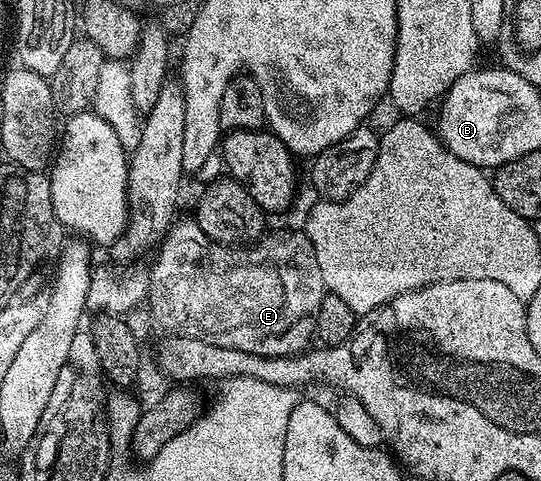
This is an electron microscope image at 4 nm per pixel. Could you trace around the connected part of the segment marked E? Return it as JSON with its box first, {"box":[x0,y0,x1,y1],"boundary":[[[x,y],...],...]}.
{"box":[148,218,324,356],"boundary":[[[190,218],[190,220],[182,221],[179,219],[171,224],[169,231],[166,232],[157,247],[157,250],[159,249],[158,258],[154,266],[149,269],[148,305],[150,304],[150,312],[154,315],[155,322],[163,328],[161,331],[172,336],[200,338],[200,342],[212,342],[212,346],[228,346],[232,350],[244,350],[248,354],[260,354],[261,356],[296,356],[300,352],[307,351],[315,339],[314,323],[316,314],[320,314],[320,302],[324,295],[320,266],[316,266],[316,254],[312,250],[312,242],[306,237],[305,231],[272,232],[263,235],[261,240],[249,246],[227,246],[208,239],[204,230],[200,230],[197,219]]]}

